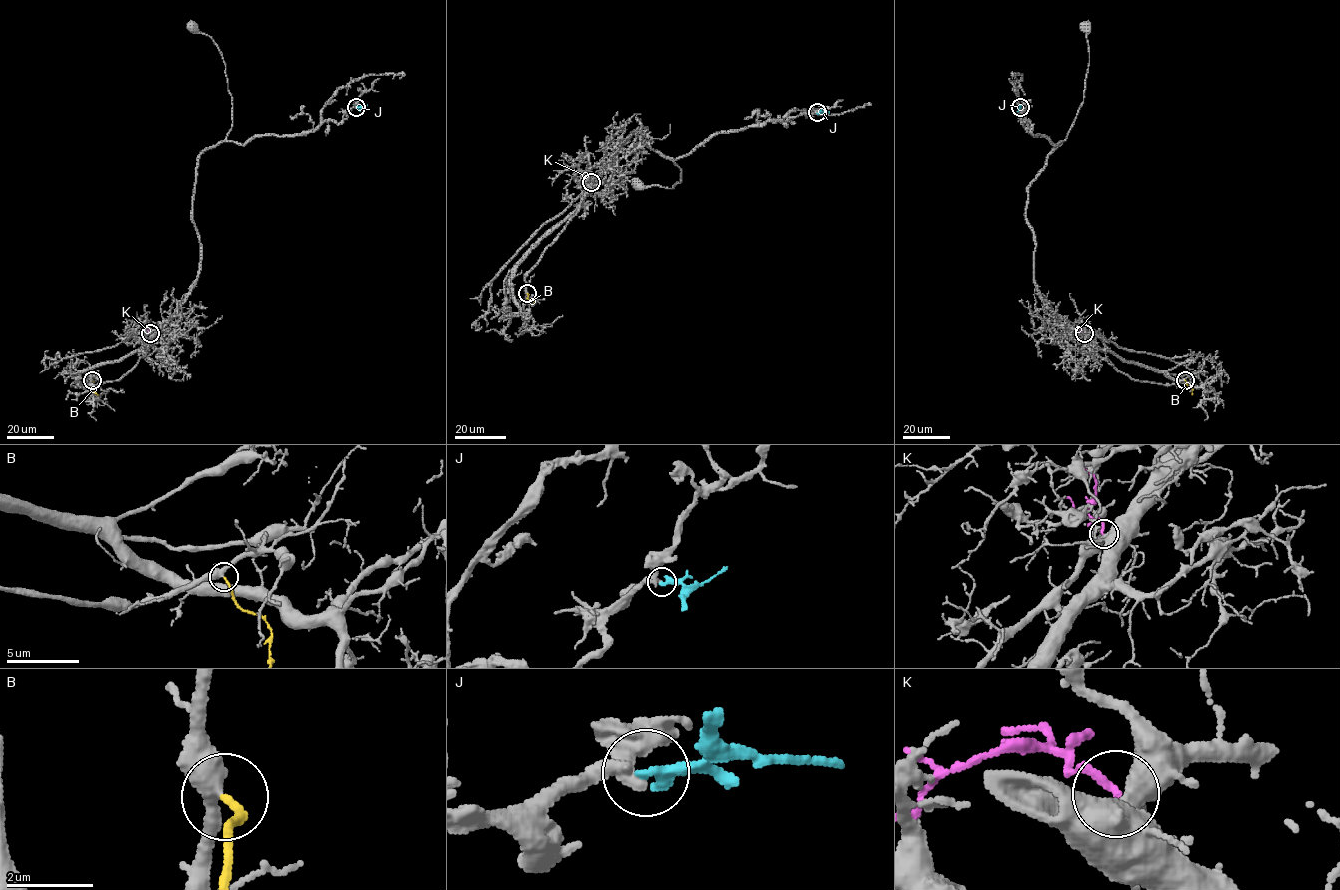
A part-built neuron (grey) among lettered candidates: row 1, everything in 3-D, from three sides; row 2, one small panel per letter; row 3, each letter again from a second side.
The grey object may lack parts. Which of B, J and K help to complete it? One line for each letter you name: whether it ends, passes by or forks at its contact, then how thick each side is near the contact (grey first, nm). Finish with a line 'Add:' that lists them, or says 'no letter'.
B: it ends; calibres 420 and 170 nm
Add: B

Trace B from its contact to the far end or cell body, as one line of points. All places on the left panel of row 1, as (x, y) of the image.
B: (92, 380), (93, 390), (99, 395)

